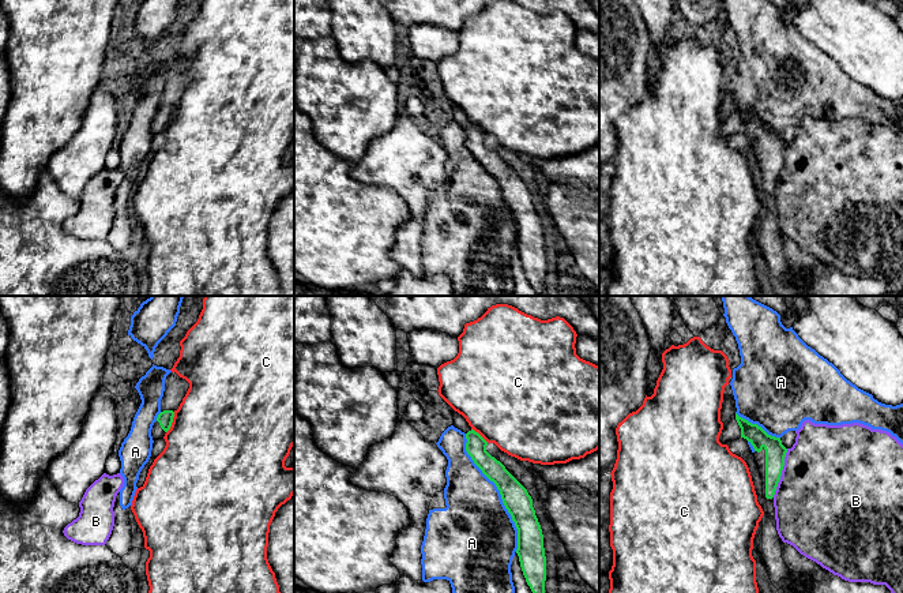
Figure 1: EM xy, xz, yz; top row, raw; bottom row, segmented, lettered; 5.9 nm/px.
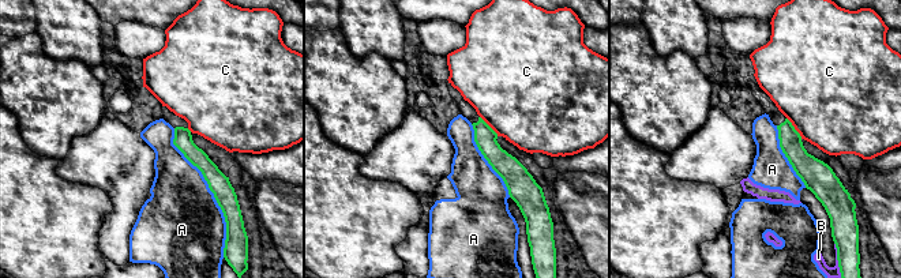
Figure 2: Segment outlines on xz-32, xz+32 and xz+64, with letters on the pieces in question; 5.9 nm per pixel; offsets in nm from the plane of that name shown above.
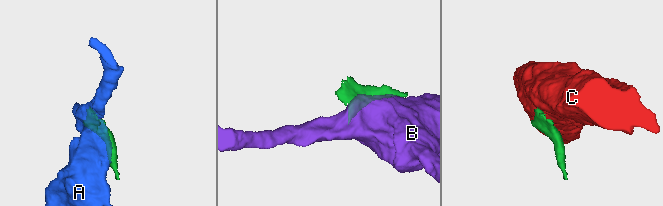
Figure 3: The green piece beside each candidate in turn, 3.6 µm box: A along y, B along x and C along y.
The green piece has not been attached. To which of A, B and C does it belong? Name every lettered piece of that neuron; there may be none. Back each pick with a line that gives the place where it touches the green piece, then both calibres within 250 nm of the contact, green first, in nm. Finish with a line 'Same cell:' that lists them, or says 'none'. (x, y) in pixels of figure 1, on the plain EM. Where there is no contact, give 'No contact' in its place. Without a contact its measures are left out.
Same cell: none

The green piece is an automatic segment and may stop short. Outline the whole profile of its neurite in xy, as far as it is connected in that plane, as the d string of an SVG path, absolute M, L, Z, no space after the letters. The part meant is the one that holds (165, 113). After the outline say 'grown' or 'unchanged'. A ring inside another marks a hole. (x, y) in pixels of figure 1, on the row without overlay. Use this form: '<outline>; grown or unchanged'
M163 105L158 109L157 116L154 117L151 124L153 135L163 134L165 128L172 121L173 112L174 112L173 105Z; grown

